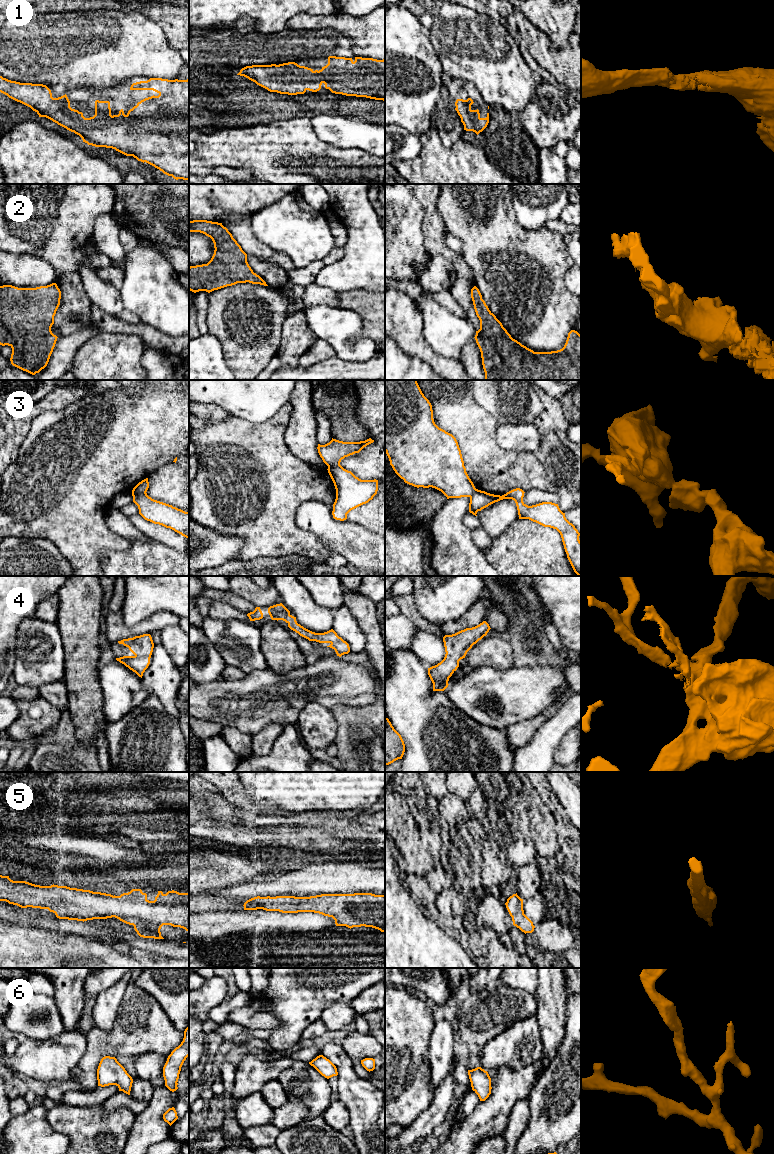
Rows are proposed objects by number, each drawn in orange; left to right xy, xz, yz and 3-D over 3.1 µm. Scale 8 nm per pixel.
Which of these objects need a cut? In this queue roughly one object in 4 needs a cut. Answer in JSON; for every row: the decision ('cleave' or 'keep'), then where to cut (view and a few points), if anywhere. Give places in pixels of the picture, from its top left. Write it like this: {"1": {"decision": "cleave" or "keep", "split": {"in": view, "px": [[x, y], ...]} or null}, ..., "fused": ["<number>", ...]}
{"1": {"decision": "keep", "split": null}, "2": {"decision": "keep", "split": null}, "3": {"decision": "cleave", "split": {"in": "xy", "px": [[145, 491], [139, 494], [132, 494]]}}, "4": {"decision": "keep", "split": null}, "5": {"decision": "keep", "split": null}, "6": {"decision": "keep", "split": null}, "fused": ["3"]}

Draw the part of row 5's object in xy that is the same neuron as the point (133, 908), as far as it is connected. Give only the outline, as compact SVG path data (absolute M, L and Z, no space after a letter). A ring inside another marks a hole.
M0 875L0 901L17 905L21 908L48 909L59 919L87 921L115 917L120 921L133 925L140 937L164 939L160 929L163 925L180 927L189 931L189 893L168 891L164 894L158 891L154 901L147 899L147 894L141 889L132 889L120 896L93 892L67 886L40 886L26 881L13 881L9 876Z

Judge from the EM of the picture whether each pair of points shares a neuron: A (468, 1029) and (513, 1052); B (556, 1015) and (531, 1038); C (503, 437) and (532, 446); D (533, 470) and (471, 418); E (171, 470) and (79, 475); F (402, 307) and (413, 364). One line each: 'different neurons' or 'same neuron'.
A: different neurons
B: different neurons
C: same neuron
D: same neuron
E: different neurons
F: different neurons

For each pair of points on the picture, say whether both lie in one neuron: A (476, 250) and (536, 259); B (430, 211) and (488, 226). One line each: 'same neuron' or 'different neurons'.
A: same neuron
B: different neurons

